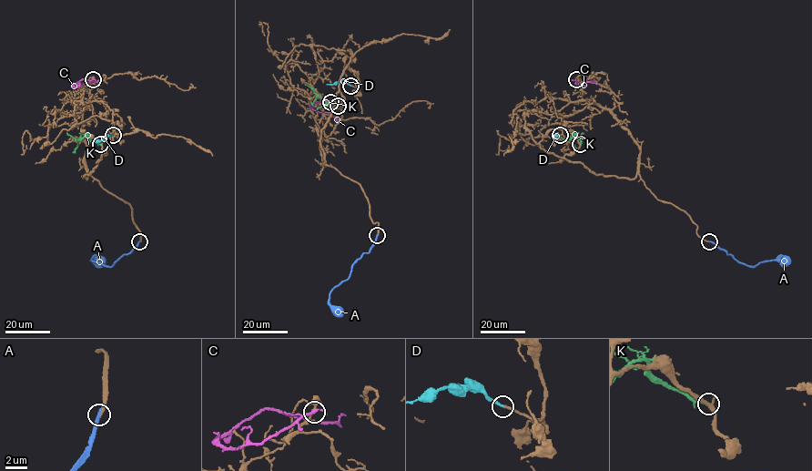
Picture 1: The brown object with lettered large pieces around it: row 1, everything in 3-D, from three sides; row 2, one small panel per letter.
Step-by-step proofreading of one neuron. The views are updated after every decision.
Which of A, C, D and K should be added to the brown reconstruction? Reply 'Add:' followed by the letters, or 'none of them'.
Add: A, D

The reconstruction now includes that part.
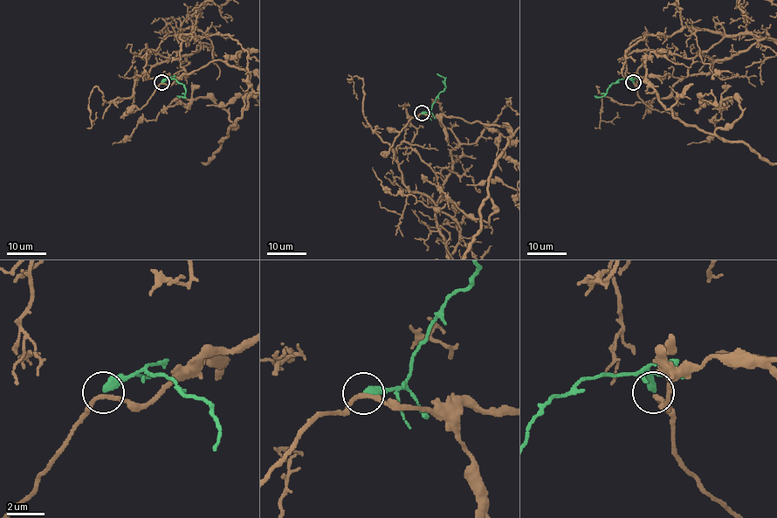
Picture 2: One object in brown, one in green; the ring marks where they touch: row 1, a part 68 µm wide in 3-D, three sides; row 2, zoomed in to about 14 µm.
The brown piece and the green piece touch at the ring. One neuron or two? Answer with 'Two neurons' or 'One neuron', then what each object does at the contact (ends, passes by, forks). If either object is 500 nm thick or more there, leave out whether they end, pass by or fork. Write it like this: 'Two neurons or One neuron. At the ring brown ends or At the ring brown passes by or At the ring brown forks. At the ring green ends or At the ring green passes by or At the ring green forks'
Two neurons. At the ring brown passes by. At the ring green ends

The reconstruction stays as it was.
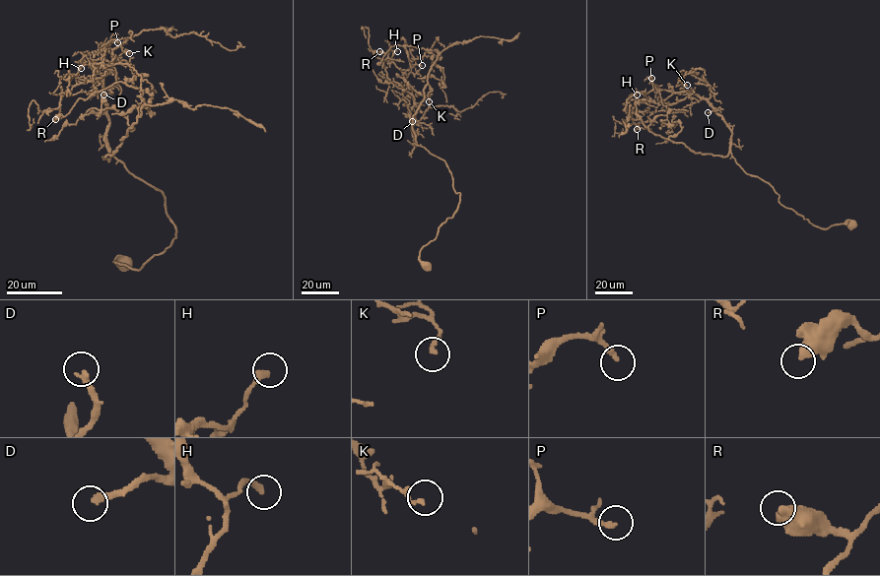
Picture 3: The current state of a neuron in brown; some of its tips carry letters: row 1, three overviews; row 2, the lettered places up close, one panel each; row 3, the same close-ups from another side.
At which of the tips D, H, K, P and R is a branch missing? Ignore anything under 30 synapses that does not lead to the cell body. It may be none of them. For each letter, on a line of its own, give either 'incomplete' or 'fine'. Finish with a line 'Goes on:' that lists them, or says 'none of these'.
D: incomplete
H: fine
K: fine
P: fine
R: fine
Goes on: D

